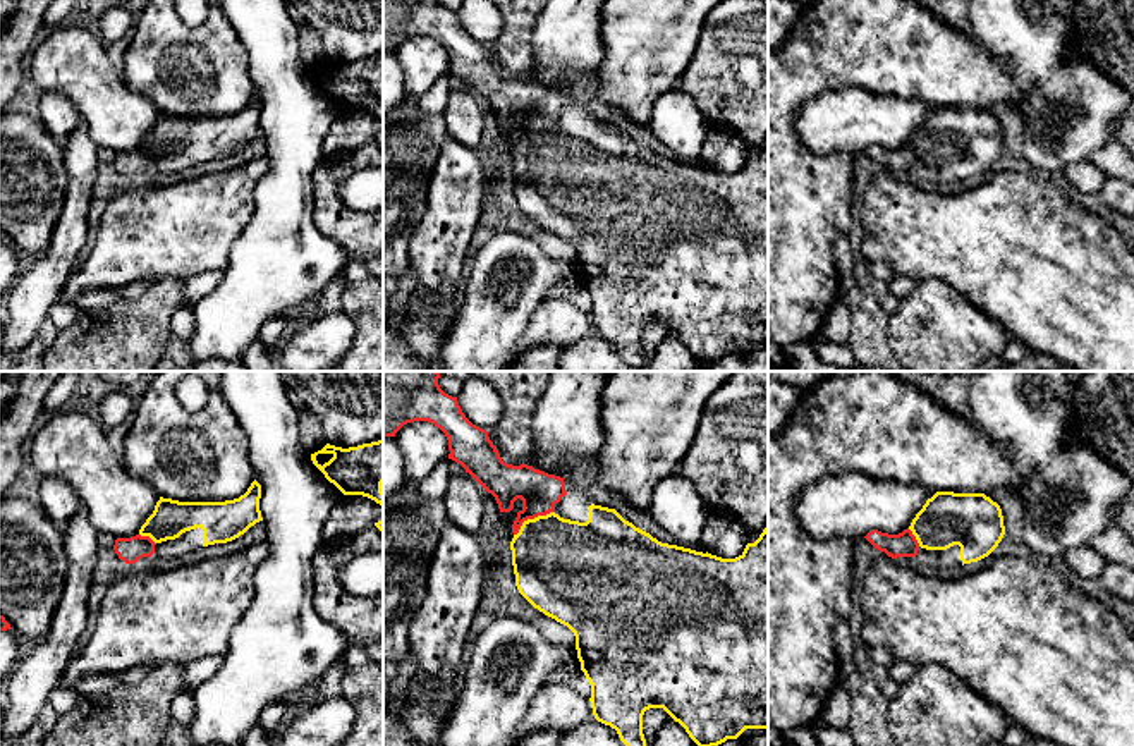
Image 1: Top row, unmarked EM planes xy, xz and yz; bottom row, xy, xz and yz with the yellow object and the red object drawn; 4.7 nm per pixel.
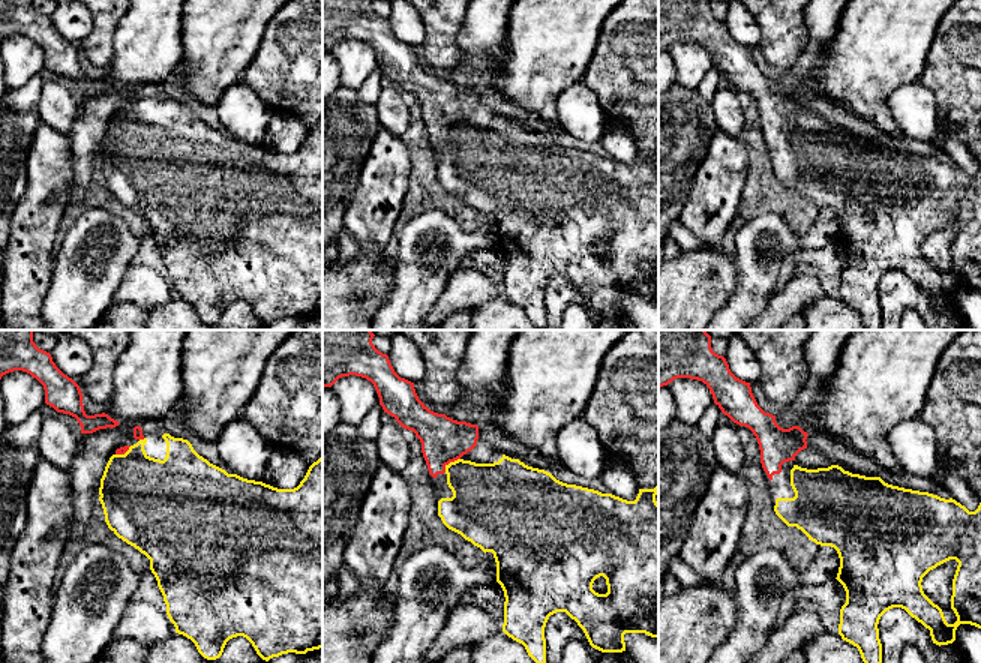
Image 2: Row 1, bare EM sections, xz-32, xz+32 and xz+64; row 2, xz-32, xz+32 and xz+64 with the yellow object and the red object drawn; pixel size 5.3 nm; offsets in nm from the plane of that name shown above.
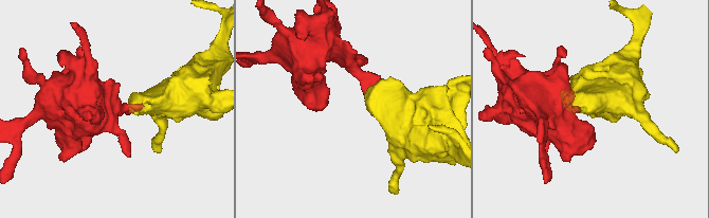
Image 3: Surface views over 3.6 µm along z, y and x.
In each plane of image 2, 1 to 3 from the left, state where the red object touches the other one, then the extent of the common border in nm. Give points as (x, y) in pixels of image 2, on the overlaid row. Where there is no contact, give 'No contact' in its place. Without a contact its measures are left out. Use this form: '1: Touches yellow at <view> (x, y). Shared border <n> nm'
1: Touches yellow at xz-32 (125, 453). Shared border 100 nm
2: Touches yellow at xz+32 (450, 462). Shared border 120 nm
3: No contact

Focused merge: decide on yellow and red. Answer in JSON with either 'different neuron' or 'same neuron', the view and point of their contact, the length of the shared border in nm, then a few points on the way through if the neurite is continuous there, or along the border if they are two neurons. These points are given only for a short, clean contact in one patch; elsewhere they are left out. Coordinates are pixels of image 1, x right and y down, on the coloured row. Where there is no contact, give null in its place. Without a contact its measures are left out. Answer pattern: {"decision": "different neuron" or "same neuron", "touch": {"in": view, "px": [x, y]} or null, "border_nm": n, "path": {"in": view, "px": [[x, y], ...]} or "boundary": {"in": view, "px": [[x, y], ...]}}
{"decision": "same neuron", "touch": {"in": "xz", "px": [531, 519]}, "border_nm": 220, "path": {"in": "xz", "px": [[559, 564], [547, 552], [531, 519], [538, 507], [538, 490]]}}

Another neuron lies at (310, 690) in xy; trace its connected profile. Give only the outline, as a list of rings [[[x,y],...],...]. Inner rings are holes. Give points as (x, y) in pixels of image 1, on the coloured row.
[[[321,677],[299,691],[282,696],[277,703],[280,703],[280,705],[299,703],[299,701],[304,701],[304,700],[314,696],[318,691],[320,681],[321,681]]]

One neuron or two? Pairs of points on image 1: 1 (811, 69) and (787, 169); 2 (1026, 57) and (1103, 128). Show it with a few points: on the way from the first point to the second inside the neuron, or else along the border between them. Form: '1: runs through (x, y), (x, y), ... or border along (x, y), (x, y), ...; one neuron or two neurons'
1: runs through (787, 93), (786, 145); one neuron
2: runs through (1045, 74), (1085, 110); one neuron

